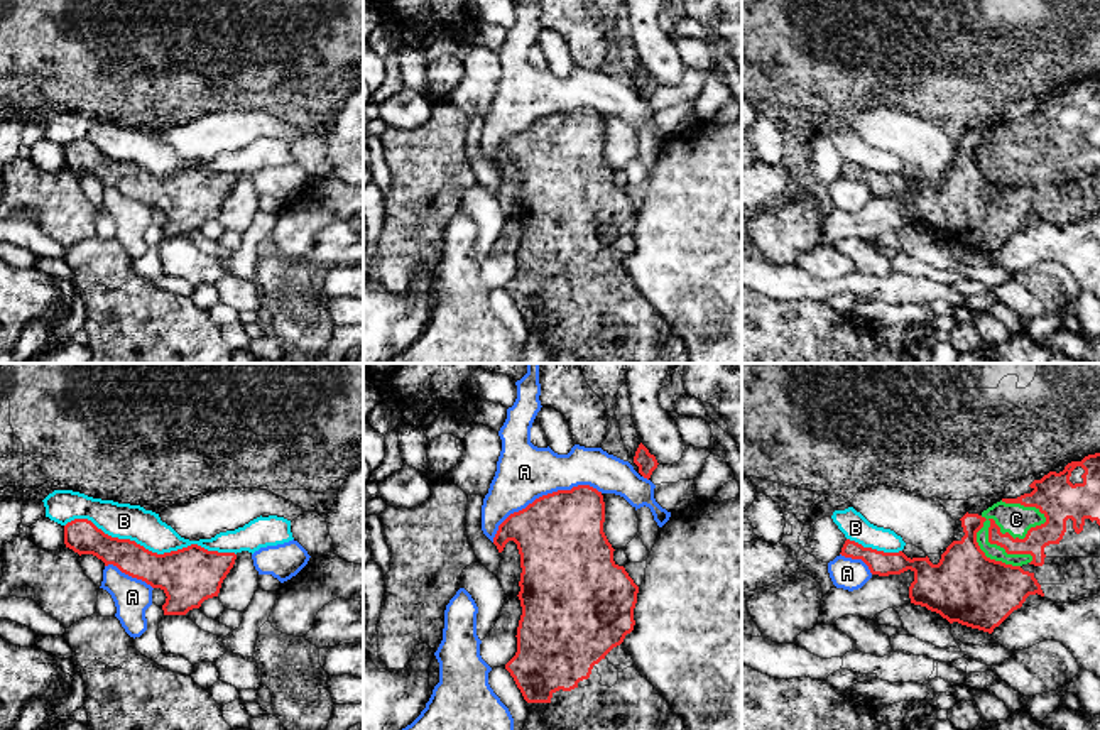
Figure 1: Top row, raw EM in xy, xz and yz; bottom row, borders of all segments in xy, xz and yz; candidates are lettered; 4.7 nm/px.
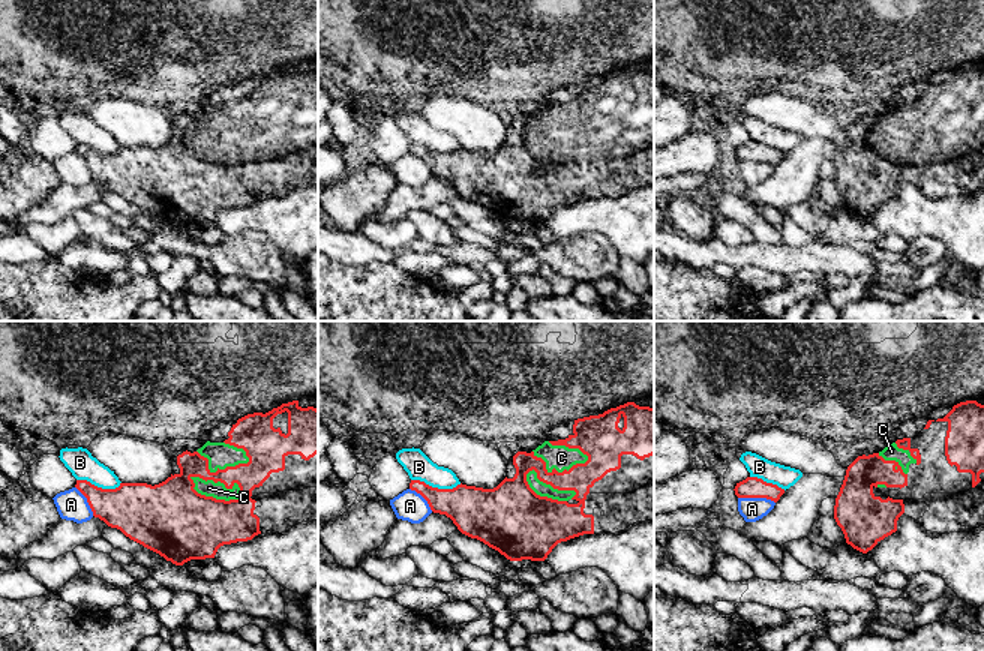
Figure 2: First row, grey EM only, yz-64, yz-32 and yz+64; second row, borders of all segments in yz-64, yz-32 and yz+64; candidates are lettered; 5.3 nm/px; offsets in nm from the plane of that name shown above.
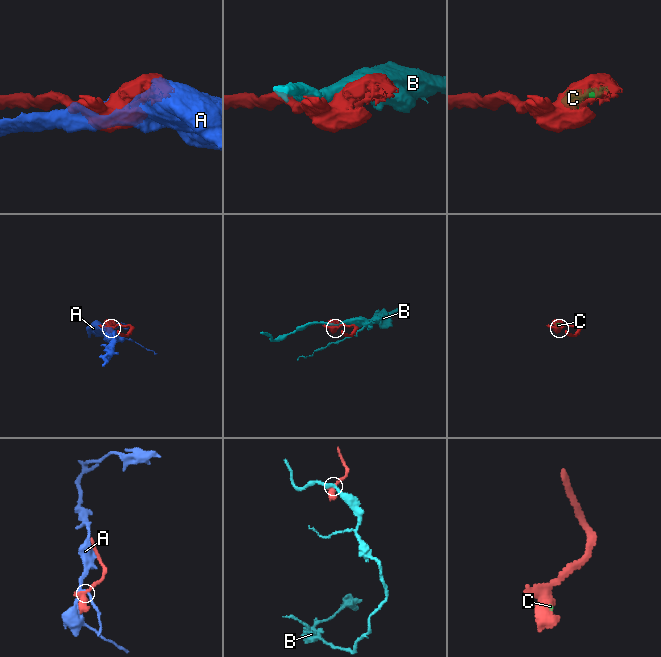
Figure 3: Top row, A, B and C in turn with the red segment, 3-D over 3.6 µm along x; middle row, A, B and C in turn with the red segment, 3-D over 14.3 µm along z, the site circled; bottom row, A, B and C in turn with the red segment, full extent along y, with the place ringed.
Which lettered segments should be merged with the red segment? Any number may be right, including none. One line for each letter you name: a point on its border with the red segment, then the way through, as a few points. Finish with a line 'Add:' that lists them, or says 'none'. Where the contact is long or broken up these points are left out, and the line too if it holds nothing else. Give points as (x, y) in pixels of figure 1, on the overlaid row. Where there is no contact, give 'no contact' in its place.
C: meets red in yz at (1006, 533)
Add: C

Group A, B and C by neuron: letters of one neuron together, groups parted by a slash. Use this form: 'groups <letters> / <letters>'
groups A / B / C

